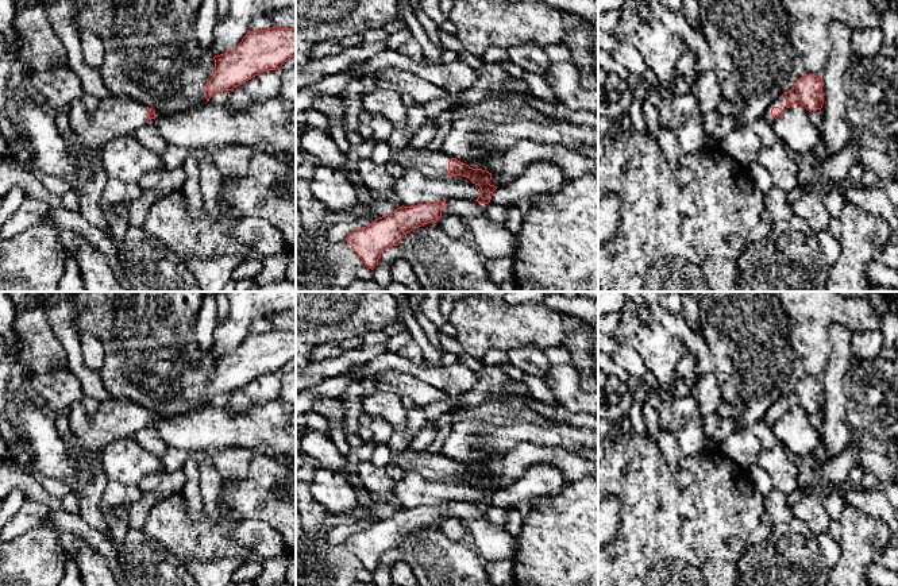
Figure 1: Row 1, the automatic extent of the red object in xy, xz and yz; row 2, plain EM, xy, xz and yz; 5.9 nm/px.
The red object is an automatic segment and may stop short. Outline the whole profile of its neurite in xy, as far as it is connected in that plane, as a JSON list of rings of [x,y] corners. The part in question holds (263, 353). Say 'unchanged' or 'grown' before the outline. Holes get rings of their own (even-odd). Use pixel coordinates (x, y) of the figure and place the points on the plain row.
unchanged; [[[271,329],[261,334],[248,334],[234,352],[213,359],[215,374],[207,385],[207,404],[216,394],[232,393],[259,375],[280,371],[292,359],[296,359],[296,331]]]

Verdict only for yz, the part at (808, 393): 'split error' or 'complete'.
split error

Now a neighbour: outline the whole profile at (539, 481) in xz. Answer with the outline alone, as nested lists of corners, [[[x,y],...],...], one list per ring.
[[[533,464],[513,485],[493,494],[490,506],[504,510],[516,508],[520,501],[558,496],[567,485],[563,473],[550,464]]]

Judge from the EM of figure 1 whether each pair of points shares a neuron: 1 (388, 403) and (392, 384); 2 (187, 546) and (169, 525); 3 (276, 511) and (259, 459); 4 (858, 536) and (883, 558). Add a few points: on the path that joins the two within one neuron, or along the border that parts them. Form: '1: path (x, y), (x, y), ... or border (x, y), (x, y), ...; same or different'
1: border (380, 389), (388, 389), (400, 396); different
2: path (184, 540), (174, 531); same
3: path (273, 498), (266, 492), (265, 471); same
4: path (864, 543), (877, 555); same

